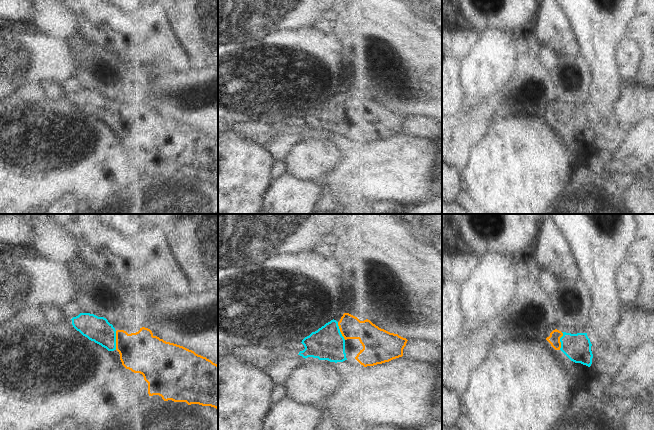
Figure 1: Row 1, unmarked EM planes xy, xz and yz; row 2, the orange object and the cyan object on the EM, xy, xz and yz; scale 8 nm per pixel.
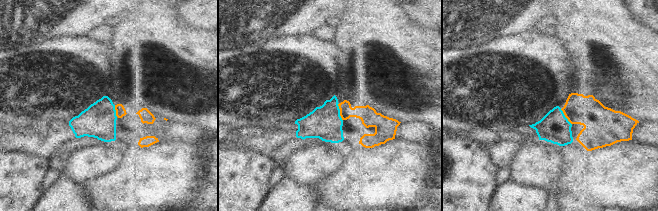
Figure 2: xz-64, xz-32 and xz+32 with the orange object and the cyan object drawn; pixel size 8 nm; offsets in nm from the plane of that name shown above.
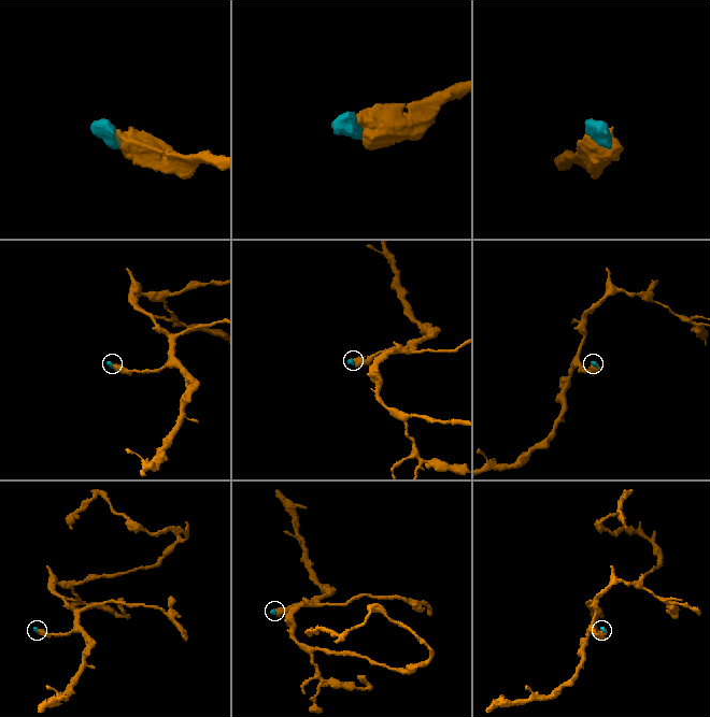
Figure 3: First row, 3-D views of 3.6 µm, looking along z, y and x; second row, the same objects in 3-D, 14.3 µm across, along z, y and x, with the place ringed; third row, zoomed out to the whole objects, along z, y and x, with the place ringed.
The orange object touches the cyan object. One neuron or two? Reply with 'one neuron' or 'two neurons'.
one neuron

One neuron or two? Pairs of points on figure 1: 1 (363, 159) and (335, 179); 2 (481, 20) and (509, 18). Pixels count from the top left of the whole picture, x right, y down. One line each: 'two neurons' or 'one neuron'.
1: one neuron
2: one neuron

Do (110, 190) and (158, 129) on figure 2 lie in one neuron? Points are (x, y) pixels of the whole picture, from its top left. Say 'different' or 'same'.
different

